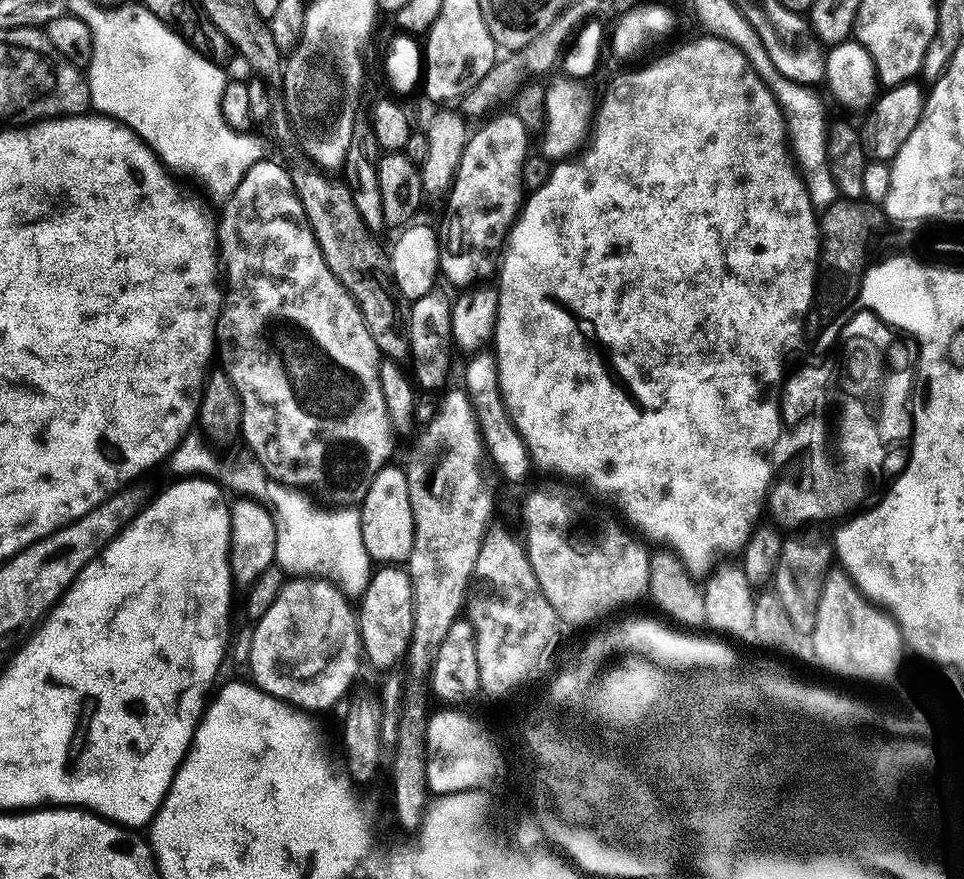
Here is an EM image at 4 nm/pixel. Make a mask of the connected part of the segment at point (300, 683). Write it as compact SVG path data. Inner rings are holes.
M292 578L285 582L270 610L255 621L246 665L252 671L251 683L294 708L313 713L344 700L357 683L360 660L362 664L358 612L348 604L349 597L328 580Z

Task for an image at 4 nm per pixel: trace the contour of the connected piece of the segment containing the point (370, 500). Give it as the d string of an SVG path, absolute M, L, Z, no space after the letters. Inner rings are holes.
M384 465L374 476L366 498L358 506L367 554L375 563L384 566L407 563L410 550L413 549L413 511L410 510L408 475L403 467L394 465Z

